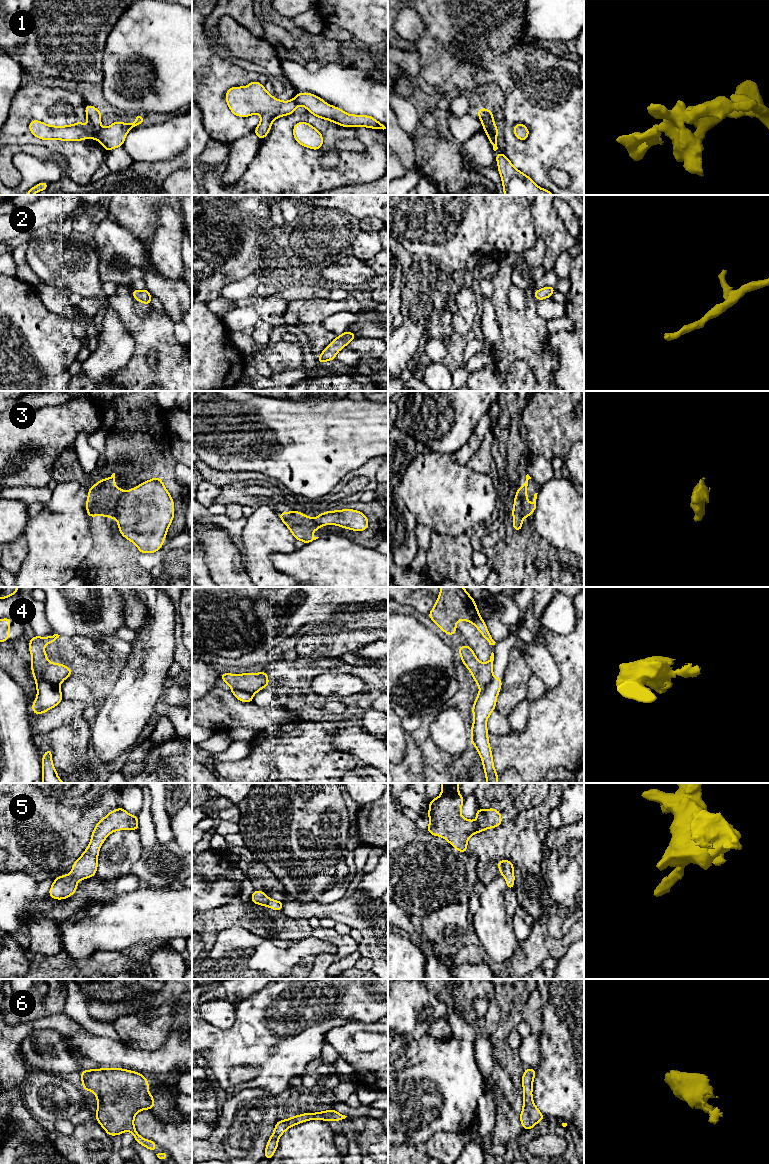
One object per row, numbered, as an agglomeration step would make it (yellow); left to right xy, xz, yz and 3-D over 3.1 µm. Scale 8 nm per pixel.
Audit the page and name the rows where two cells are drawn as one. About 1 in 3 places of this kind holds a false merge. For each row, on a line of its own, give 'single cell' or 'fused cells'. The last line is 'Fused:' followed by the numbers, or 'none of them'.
1: fused cells
2: single cell
3: fused cells
4: fused cells
5: single cell
6: single cell
Fused: 1, 3, 4

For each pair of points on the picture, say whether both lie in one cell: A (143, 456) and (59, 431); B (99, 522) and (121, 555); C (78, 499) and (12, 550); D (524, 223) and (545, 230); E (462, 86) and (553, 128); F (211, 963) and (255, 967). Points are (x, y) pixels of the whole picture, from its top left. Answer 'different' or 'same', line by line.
A: different
B: same
C: different
D: different
E: same
F: same

